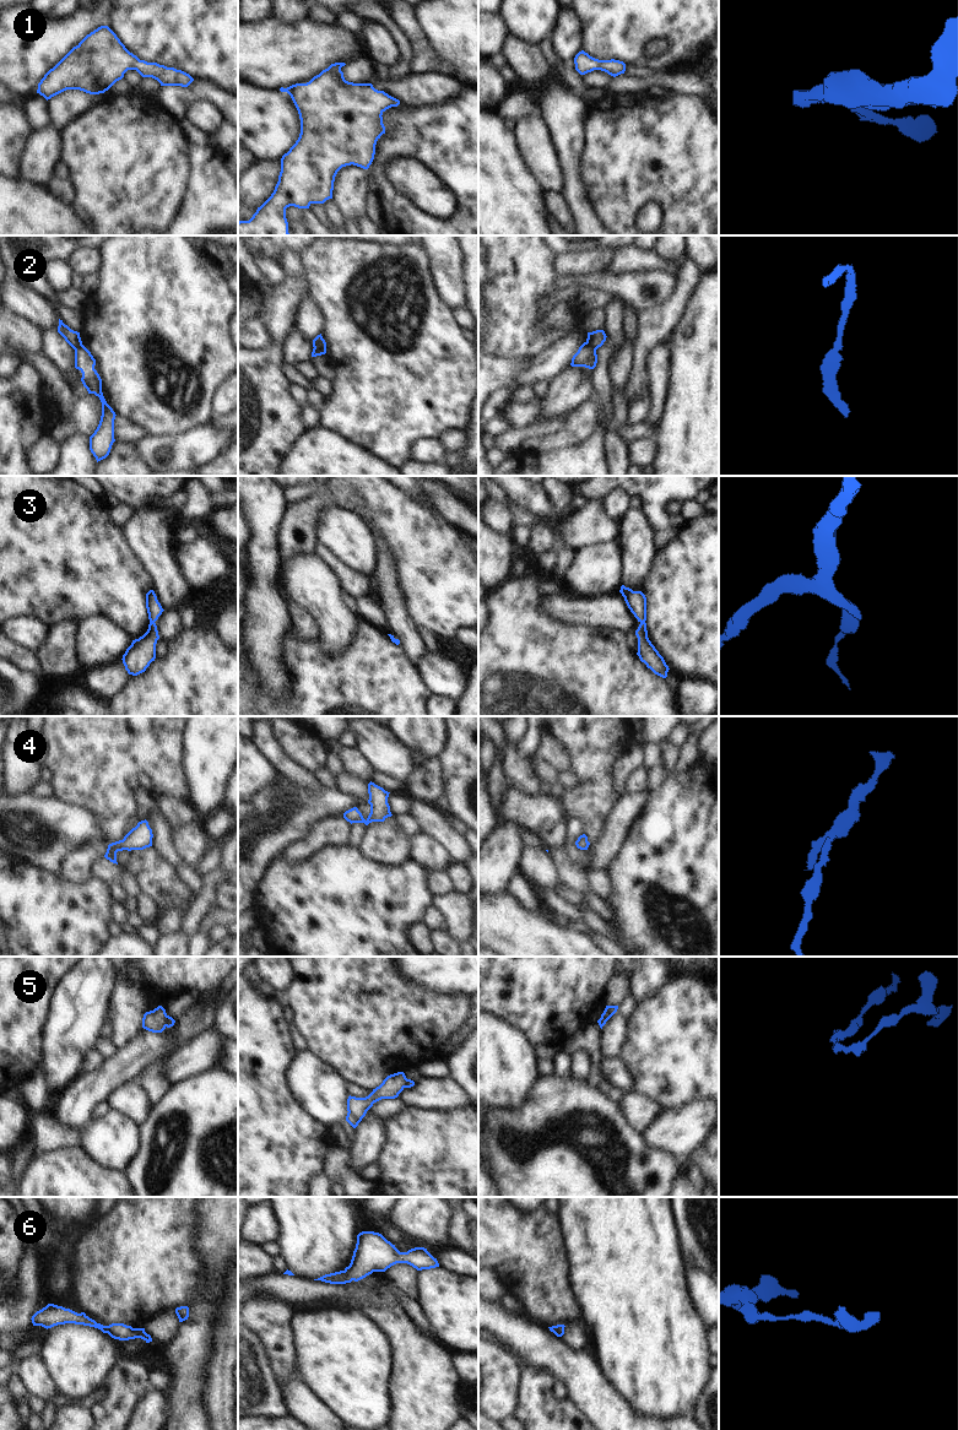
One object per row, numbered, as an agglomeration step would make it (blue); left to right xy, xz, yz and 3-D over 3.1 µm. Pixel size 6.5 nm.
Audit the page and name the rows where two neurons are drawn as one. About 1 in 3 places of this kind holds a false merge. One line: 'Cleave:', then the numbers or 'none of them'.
Cleave: 2, 5.

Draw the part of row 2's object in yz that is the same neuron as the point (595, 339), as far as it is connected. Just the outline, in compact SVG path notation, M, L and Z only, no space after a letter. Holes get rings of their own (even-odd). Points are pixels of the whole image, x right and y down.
M596 330L592 332L588 332L588 338L586 342L594 348L597 350L599 347L601 347L604 345L604 342L606 341L606 334L604 330Z

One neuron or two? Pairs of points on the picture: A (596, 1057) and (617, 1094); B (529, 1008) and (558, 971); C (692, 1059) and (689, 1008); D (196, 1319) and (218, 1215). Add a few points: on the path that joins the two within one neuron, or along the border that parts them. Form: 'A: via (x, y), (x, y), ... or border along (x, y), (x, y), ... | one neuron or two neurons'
A: via (595, 1067), (595, 1076), (607, 1088) | one neuron
B: via (537, 1000), (547, 990), (550, 980) | one neuron
C: via (691, 1046), (689, 1020) | one neuron
D: via (206, 1293), (218, 1251), (218, 1241) | one neuron

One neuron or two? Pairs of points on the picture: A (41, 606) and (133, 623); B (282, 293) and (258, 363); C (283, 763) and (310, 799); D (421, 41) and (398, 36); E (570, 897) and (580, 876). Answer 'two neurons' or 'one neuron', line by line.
A: one neuron
B: one neuron
C: two neurons
D: two neurons
E: two neurons

